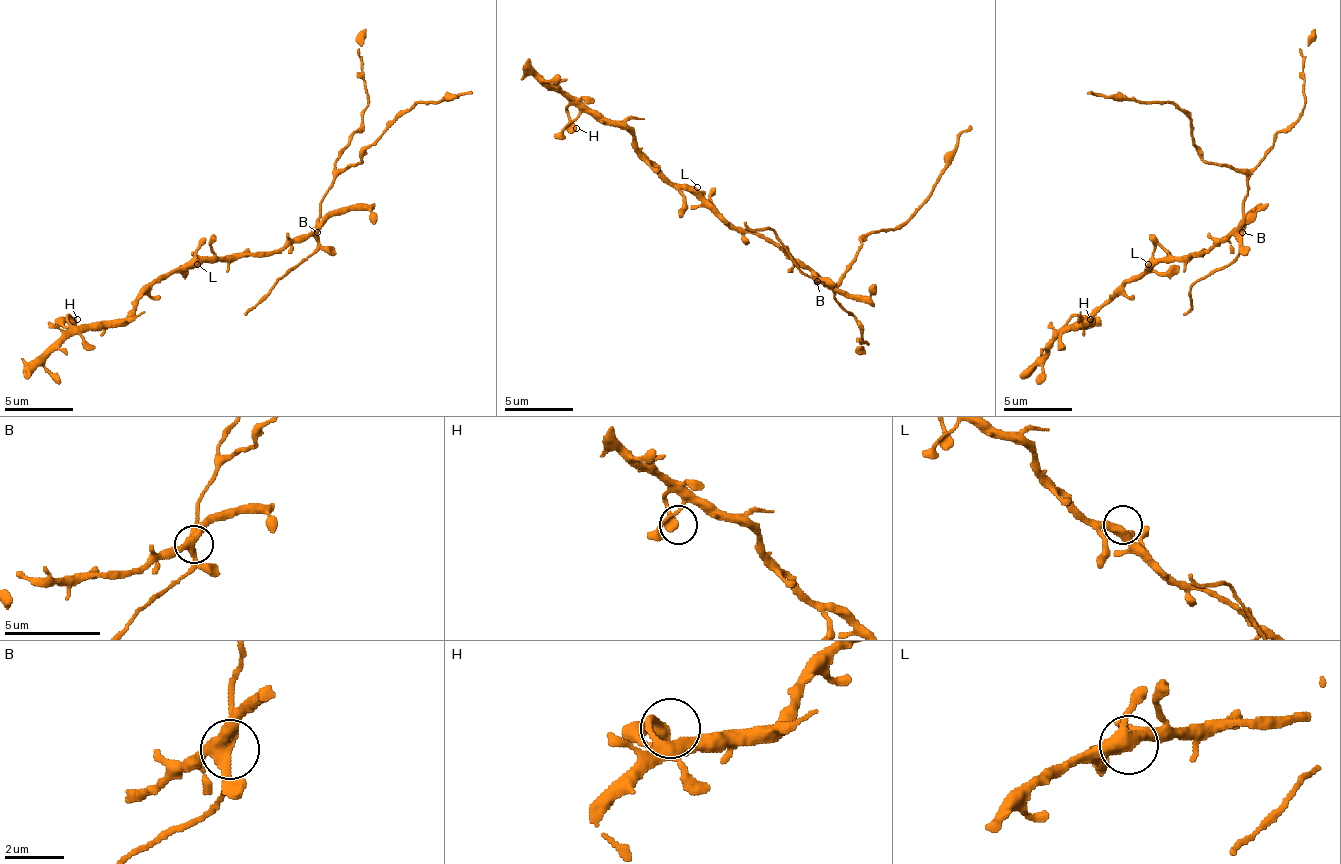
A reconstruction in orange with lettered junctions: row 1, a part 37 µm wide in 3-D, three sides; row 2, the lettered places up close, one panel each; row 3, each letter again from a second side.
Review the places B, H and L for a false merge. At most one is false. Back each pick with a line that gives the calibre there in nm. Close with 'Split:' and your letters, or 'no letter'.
Split: no letter

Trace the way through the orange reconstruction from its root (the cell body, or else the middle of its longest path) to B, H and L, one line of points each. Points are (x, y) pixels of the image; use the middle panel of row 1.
B: (780, 249), (787, 249), (818, 280)
H: (780, 249), (749, 232), (728, 228), (693, 194), (680, 190), (621, 125), (604, 125), (583, 111), (576, 128)
L: (780, 249), (749, 232), (738, 232), (697, 187)

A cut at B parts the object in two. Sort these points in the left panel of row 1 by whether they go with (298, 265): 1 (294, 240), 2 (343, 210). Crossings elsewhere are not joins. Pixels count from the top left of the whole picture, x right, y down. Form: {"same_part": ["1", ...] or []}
{"same_part": []}

